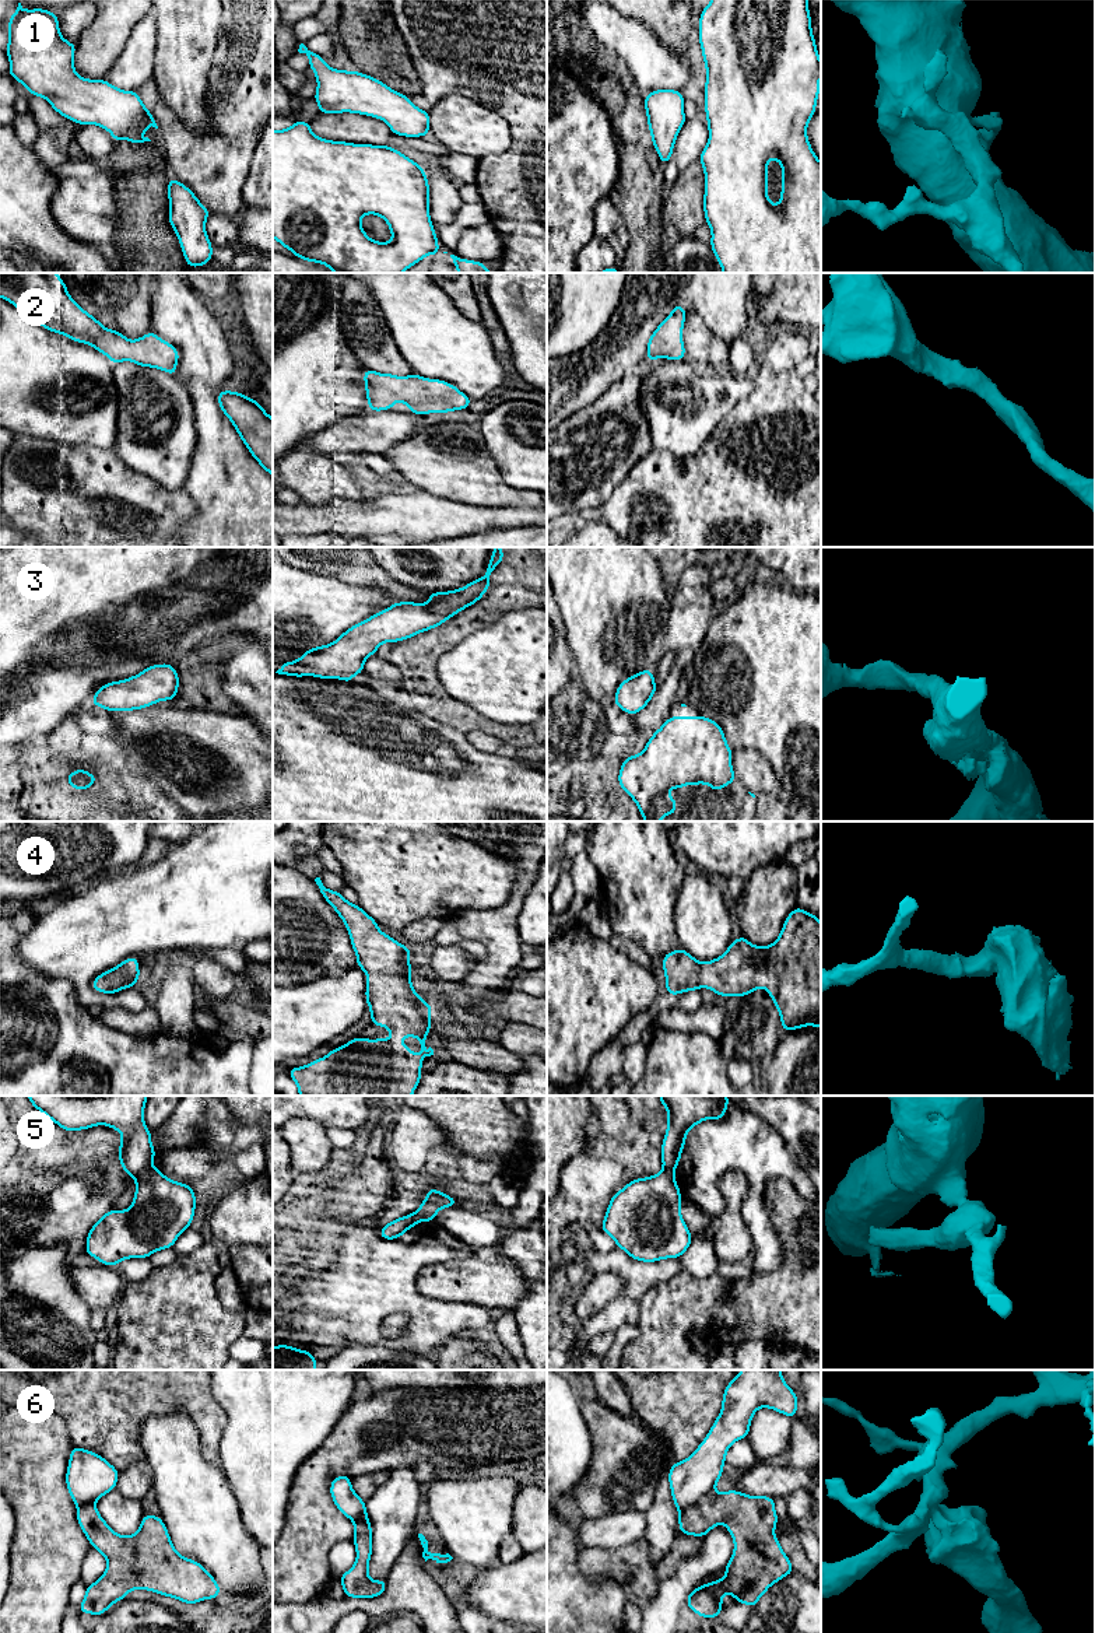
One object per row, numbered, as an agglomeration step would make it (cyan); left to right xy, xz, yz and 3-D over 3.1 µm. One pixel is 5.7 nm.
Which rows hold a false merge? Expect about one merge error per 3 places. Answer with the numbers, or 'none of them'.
5, 6

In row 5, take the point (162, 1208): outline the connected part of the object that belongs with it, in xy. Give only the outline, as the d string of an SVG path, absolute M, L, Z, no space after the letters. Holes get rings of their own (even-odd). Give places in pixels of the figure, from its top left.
M157 1167L145 1168L136 1178L136 1192L127 1210L108 1210L90 1230L85 1252L101 1265L116 1266L129 1258L148 1258L164 1248L172 1248L194 1217L196 1195L190 1185L165 1177Z

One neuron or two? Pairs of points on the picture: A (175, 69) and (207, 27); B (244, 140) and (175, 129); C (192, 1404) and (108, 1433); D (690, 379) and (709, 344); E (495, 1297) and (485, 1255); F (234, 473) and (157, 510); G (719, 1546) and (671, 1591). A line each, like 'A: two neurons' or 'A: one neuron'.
A: one neuron
B: one neuron
C: one neuron
D: two neurons
E: two neurons
F: two neurons
G: one neuron

